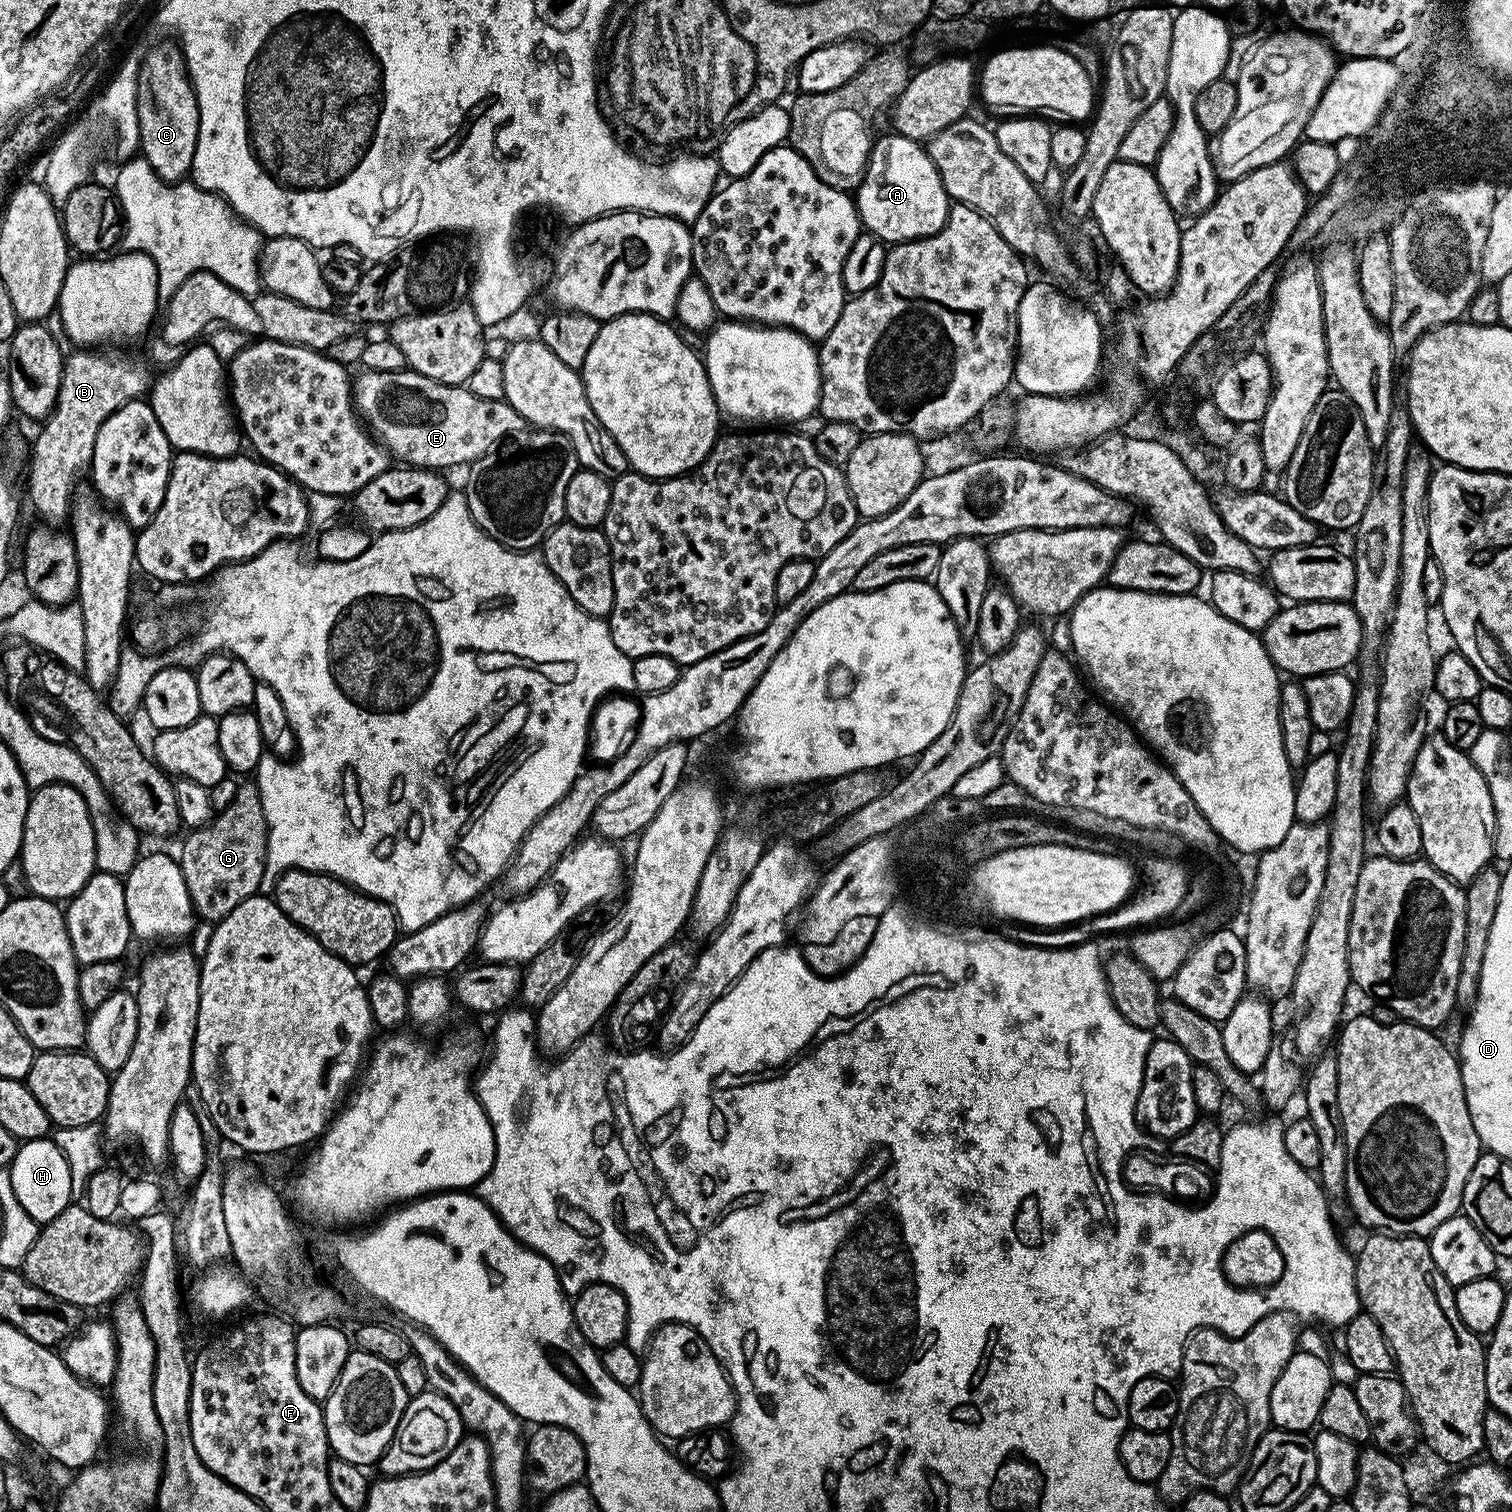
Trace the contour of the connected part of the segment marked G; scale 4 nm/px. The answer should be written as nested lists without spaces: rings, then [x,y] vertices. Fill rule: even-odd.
[[[253,781],[239,783],[234,802],[228,808],[221,809],[212,821],[201,828],[193,829],[186,835],[178,861],[188,888],[195,915],[210,922],[219,923],[231,910],[247,897],[259,893],[262,874],[265,872],[264,858],[268,846],[268,823],[262,810],[260,792]]]

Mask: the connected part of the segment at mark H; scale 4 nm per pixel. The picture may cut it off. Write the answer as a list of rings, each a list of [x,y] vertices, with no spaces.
[[[44,1137],[23,1141],[17,1147],[15,1158],[8,1169],[14,1196],[37,1225],[43,1226],[54,1220],[62,1210],[71,1205],[74,1198],[72,1191],[76,1185],[70,1174],[69,1160],[53,1139]]]

